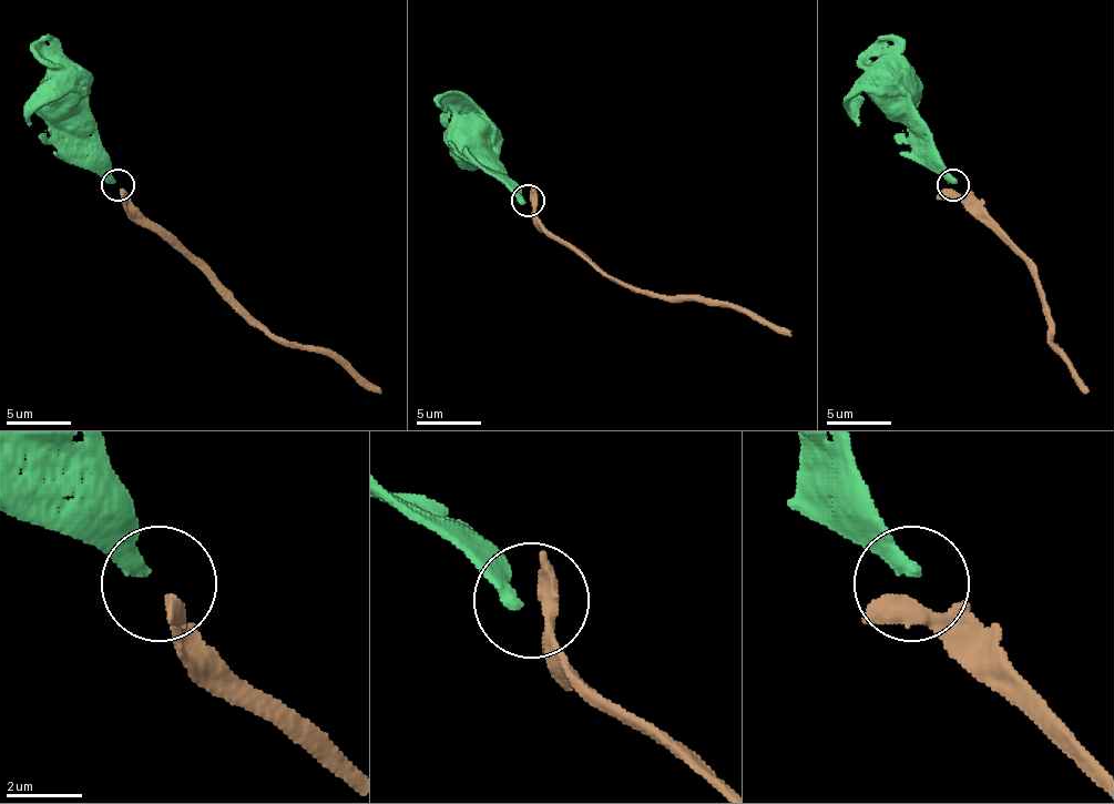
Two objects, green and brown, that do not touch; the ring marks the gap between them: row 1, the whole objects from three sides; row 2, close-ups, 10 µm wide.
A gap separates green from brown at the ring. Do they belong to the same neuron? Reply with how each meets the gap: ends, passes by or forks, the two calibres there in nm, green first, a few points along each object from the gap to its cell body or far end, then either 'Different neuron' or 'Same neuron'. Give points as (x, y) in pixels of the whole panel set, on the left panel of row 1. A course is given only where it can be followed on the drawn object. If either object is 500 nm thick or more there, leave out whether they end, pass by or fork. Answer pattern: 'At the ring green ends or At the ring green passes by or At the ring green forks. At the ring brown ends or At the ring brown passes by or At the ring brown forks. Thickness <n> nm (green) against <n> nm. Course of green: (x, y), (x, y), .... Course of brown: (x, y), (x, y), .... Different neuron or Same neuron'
At the ring green ends. At the ring brown passes by. Thickness 360 nm (green) against 400 nm. Course of green: (116, 182), (61, 120), (61, 91). Course of brown: (120, 189), (123, 204), (145, 224), (172, 237), (273, 335), (328, 348), (380, 394). Different neuron

